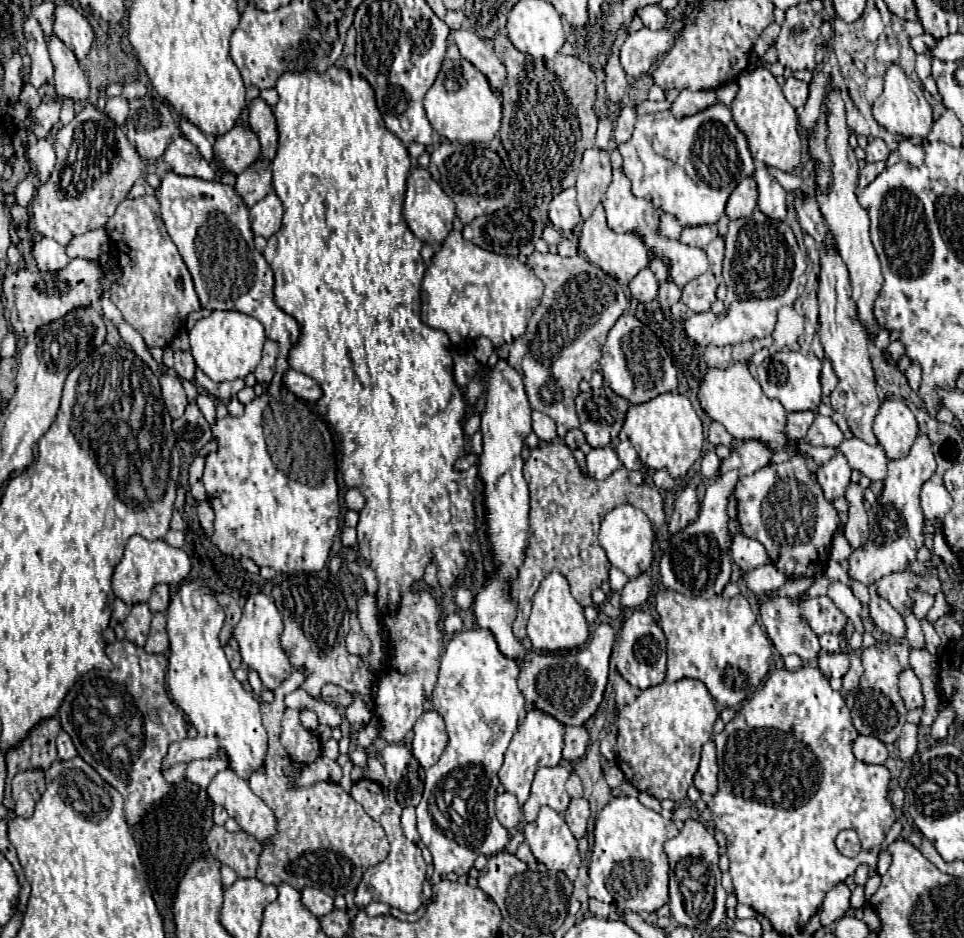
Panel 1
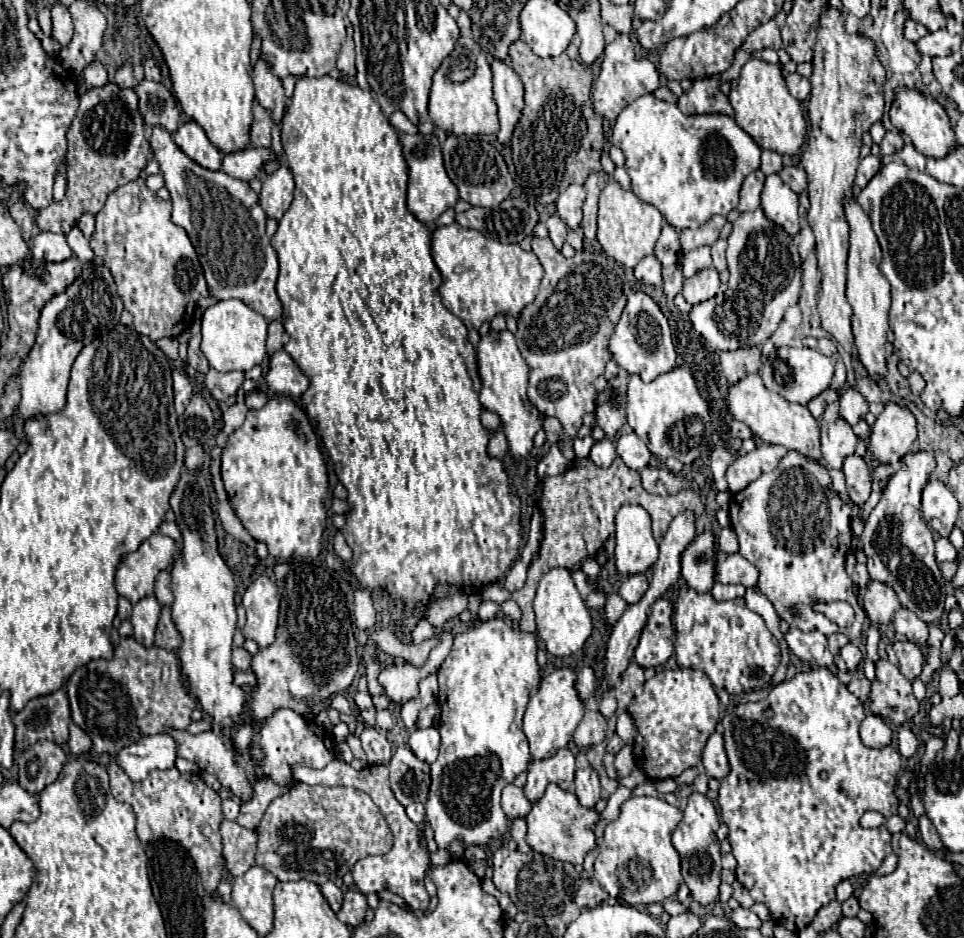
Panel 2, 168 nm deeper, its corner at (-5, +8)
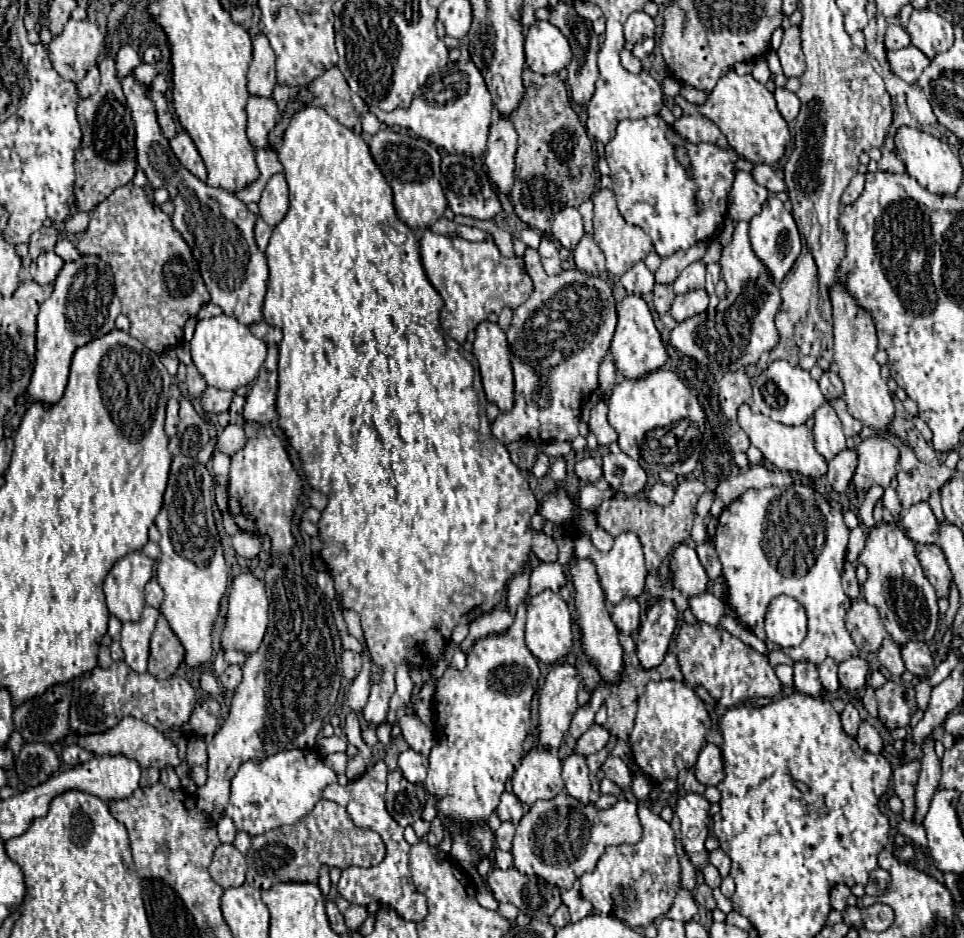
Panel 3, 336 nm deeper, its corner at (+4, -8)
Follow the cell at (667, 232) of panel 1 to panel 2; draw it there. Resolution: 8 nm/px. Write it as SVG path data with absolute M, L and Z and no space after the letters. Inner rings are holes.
M670 224L662 226L662 234L660 234L658 242L656 242L654 254L662 262L662 266L670 266L670 264L678 262L678 256L680 256L680 234L678 234L676 228L672 228Z

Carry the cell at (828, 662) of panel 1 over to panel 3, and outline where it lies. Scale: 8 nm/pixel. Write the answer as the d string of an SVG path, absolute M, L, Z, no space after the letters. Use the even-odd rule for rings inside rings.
M849 658L839 664L839 682L845 690L861 692L867 684L869 666L863 658Z

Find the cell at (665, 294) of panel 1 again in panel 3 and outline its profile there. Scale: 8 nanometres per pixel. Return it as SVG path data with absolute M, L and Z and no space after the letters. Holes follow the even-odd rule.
M659 282L655 284L653 302L655 302L655 310L659 312L659 316L663 316L671 308L671 296L669 296L669 286L667 284L659 284Z

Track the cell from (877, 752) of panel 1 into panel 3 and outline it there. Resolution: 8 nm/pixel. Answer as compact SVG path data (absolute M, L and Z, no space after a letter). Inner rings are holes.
M861 722L859 734L857 734L857 744L871 754L881 754L881 750L883 750L883 738L877 732L877 728L873 728L869 722Z

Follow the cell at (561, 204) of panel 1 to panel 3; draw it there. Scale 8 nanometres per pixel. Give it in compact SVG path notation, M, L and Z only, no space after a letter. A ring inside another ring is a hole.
M567 206L561 212L557 212L555 218L553 218L553 230L551 230L551 234L553 234L553 238L557 242L561 242L563 248L573 250L577 246L577 242L581 240L581 236L585 234L579 210Z

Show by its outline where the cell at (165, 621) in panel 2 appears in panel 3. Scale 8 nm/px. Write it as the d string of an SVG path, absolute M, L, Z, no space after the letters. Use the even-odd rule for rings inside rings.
M159 616L155 632L151 636L149 672L161 680L169 678L175 674L181 660L183 660L181 644L179 644L177 636L173 636L173 630L169 628L167 620L163 616Z

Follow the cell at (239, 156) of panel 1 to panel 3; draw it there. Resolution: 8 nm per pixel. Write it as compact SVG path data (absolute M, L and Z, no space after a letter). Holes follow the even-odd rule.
M251 96L247 102L247 138L255 150L267 148L267 134L277 124L279 112L273 98Z

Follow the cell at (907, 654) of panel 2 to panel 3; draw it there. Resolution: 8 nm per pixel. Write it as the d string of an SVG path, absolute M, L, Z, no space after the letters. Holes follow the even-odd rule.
M885 638L881 648L879 648L879 662L881 666L885 666L893 676L903 676L905 672L905 664L901 660L901 652L899 652L899 644L893 642L891 638Z

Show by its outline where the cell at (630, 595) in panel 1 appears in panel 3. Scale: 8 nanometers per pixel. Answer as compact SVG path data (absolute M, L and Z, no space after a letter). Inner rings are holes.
M623 598L619 604L613 606L611 620L615 622L615 626L621 632L631 636L639 630L639 614L641 614L641 608L639 608L637 600L635 598Z

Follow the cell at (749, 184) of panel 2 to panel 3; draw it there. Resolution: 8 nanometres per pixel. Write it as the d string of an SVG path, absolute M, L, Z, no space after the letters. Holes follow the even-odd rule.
M737 172L729 194L729 218L733 222L749 222L757 212L761 212L761 204L767 200L767 196L769 190L757 184L749 172Z

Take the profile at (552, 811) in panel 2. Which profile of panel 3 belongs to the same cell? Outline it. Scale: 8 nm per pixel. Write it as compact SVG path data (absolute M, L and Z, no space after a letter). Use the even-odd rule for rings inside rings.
M559 794L551 800L537 800L521 818L513 838L513 862L523 874L535 874L561 890L571 888L575 878L591 872L607 846L635 844L641 838L641 824L637 818L637 802L619 798L609 810L597 810L593 804L583 806L569 794ZM563 852L563 858L555 858Z

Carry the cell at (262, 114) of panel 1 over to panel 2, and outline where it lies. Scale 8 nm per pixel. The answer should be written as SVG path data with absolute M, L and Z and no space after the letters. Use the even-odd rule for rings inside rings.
M258 58L254 64L254 86L256 86L256 98L258 102L270 110L274 122L278 124L284 116L284 108L286 108L286 96L284 96L284 88L278 76L274 76L270 72L270 66L266 64L266 60Z

